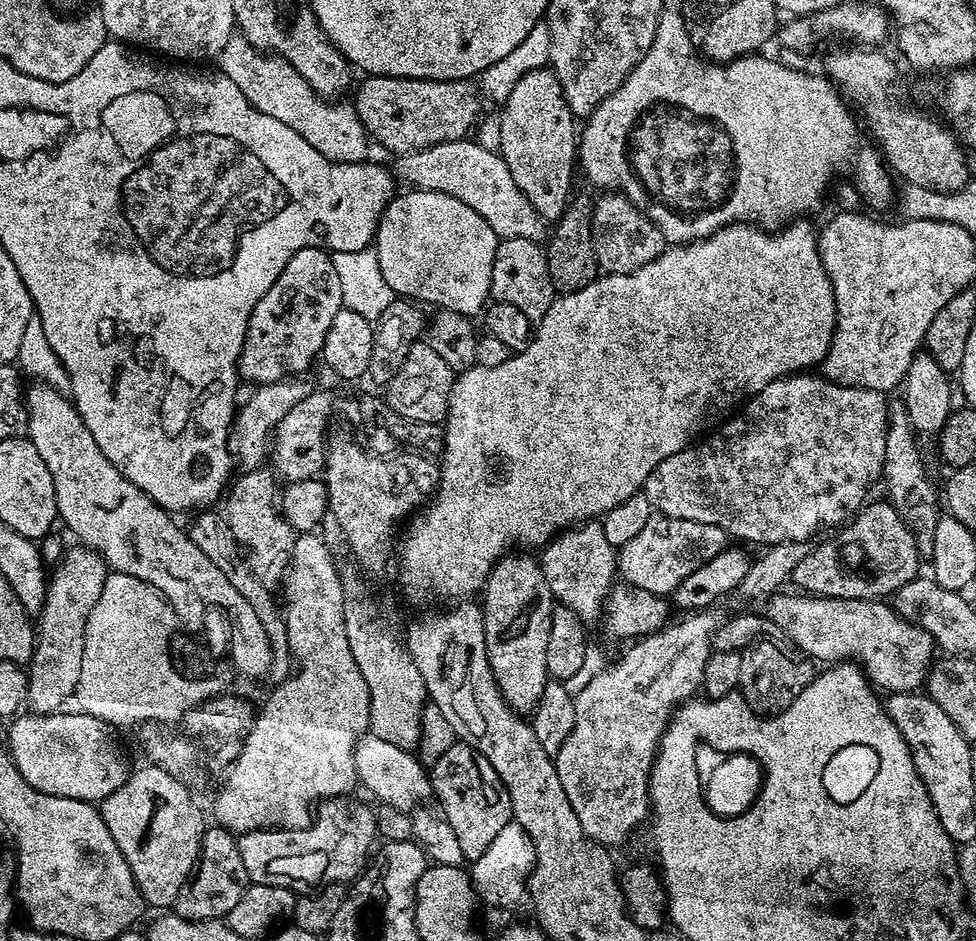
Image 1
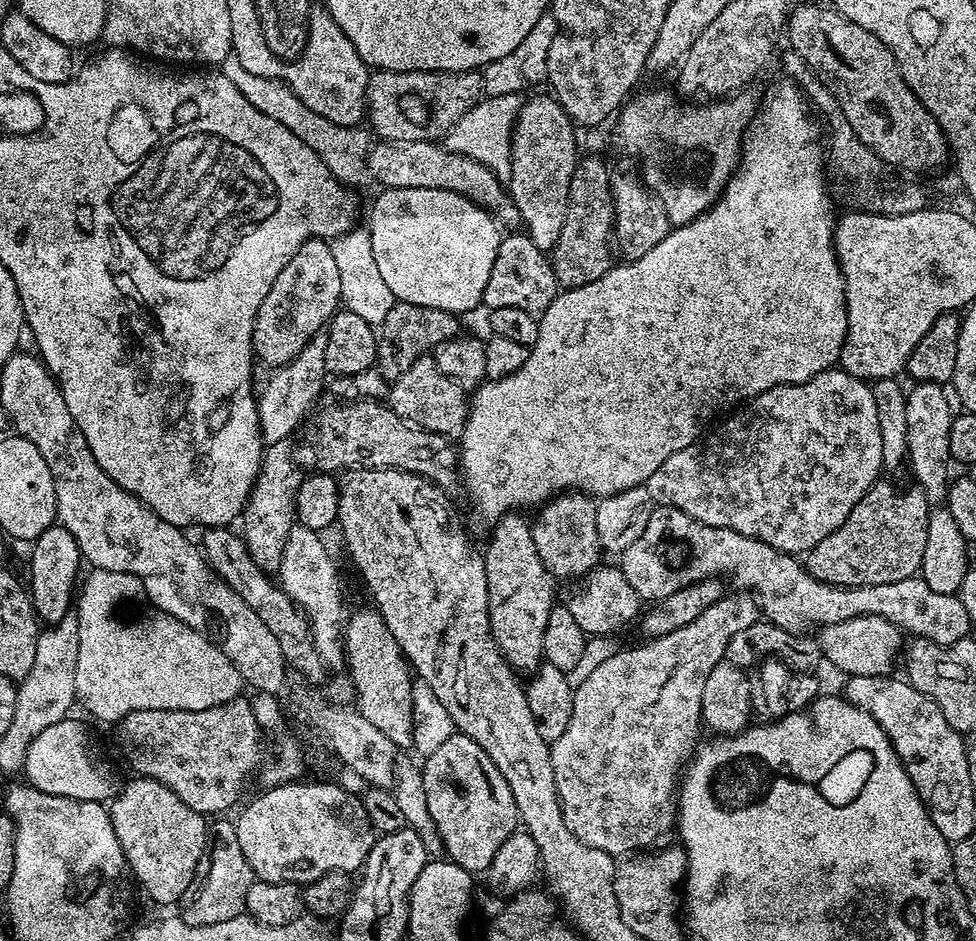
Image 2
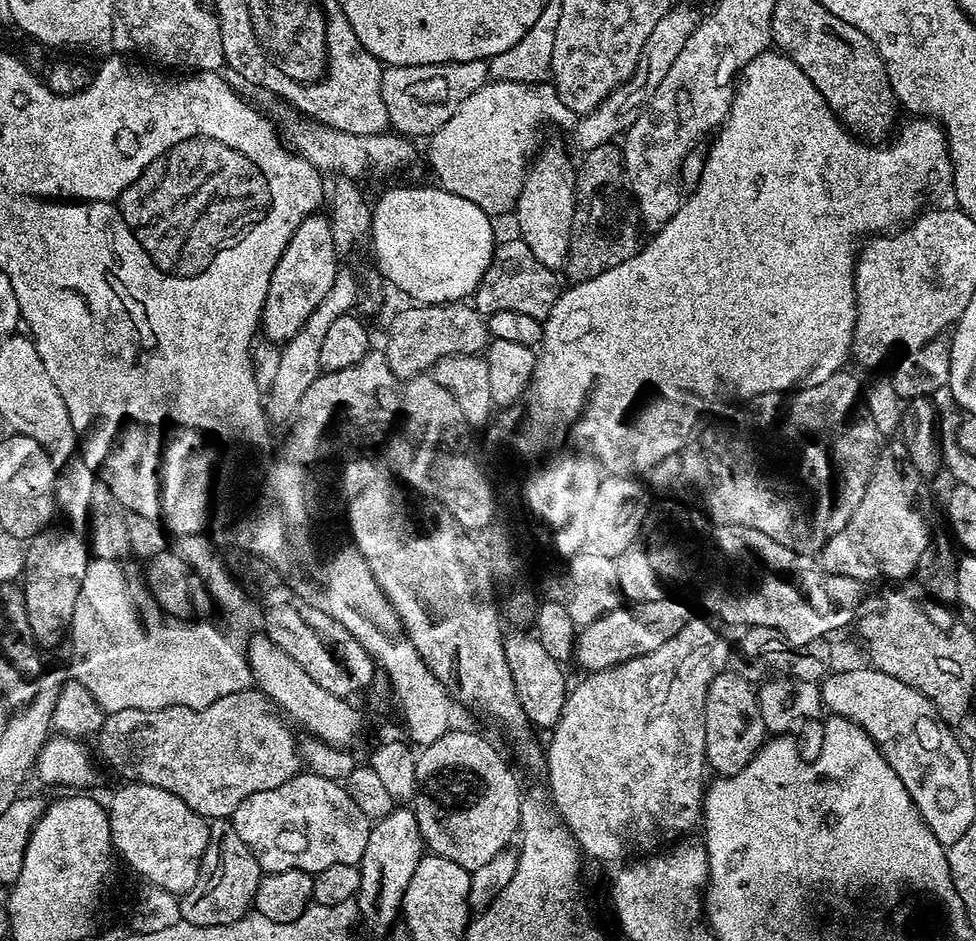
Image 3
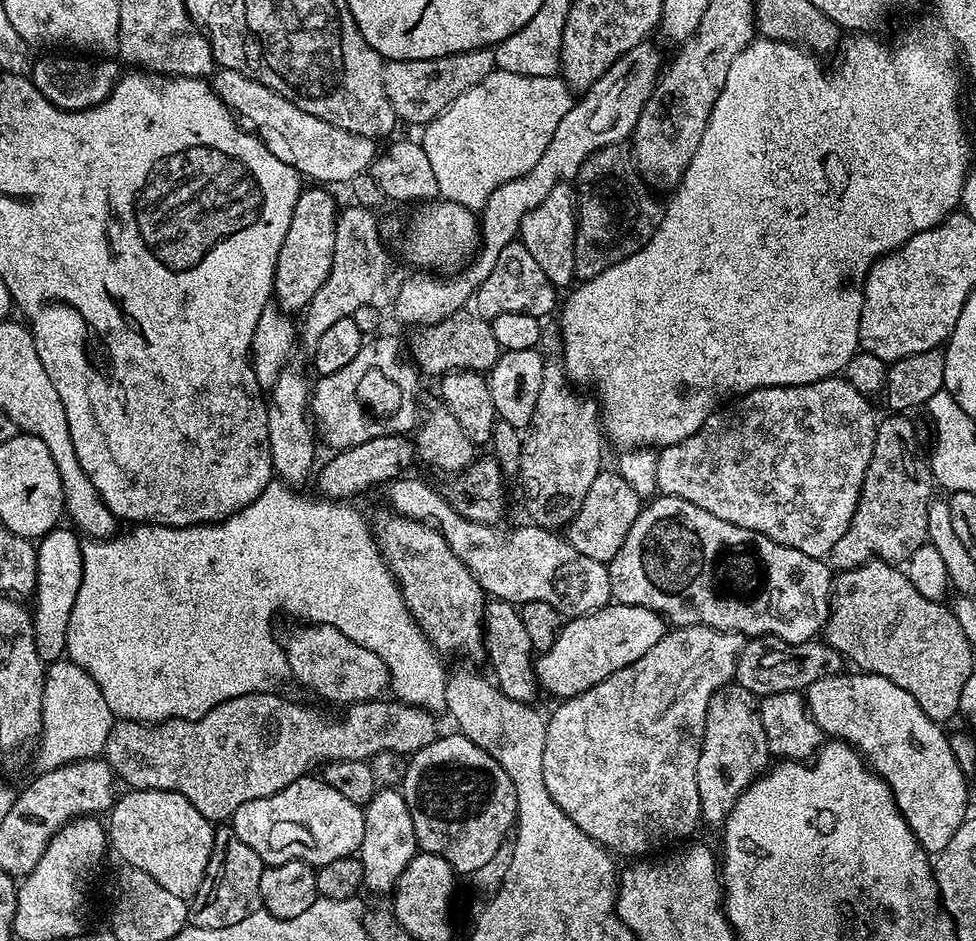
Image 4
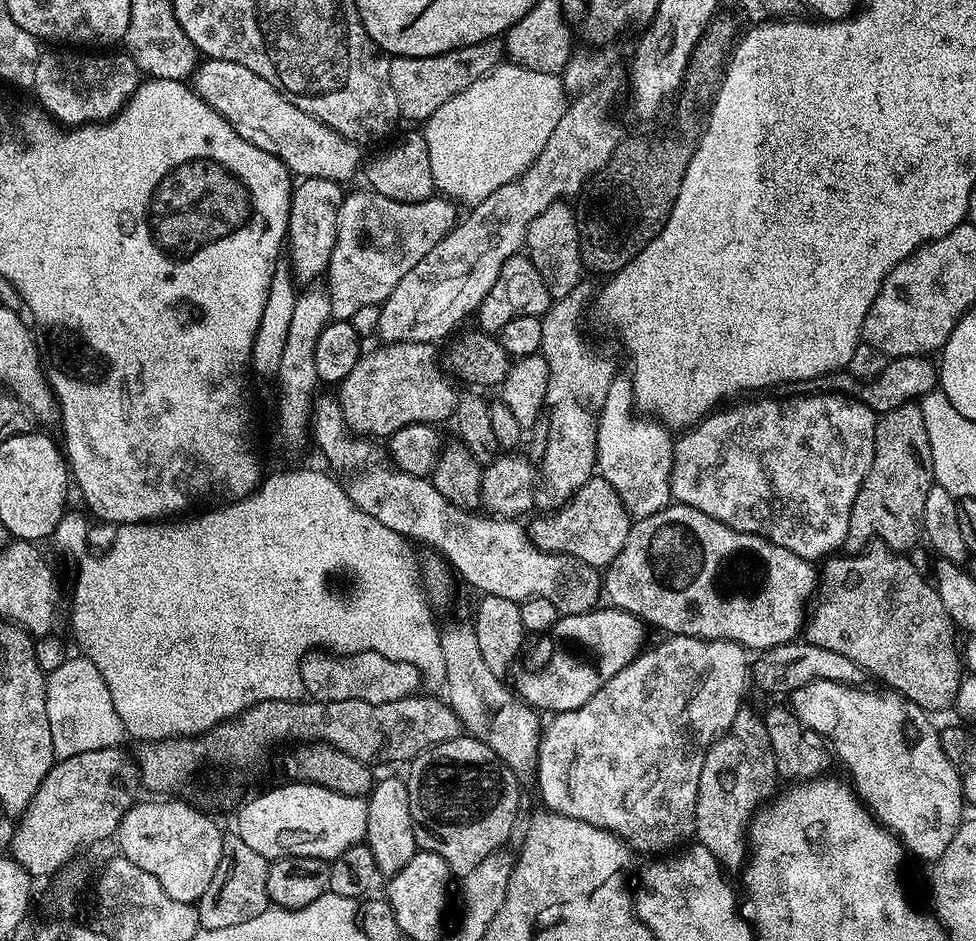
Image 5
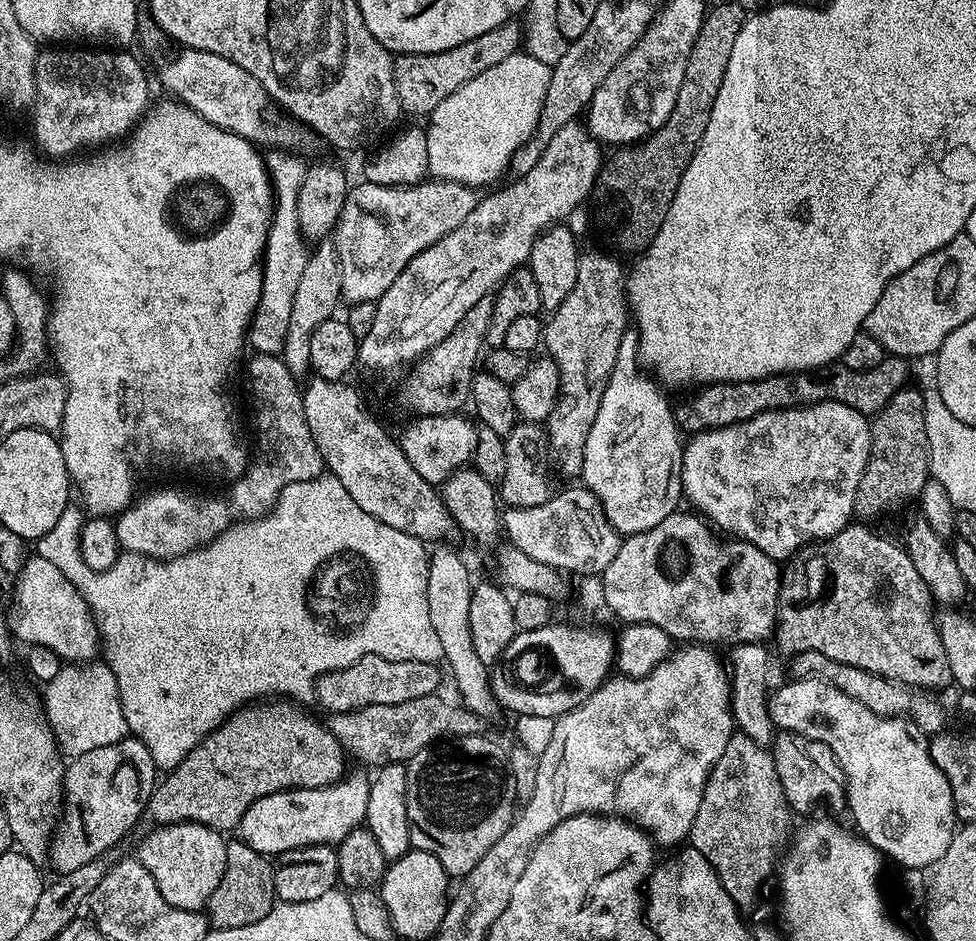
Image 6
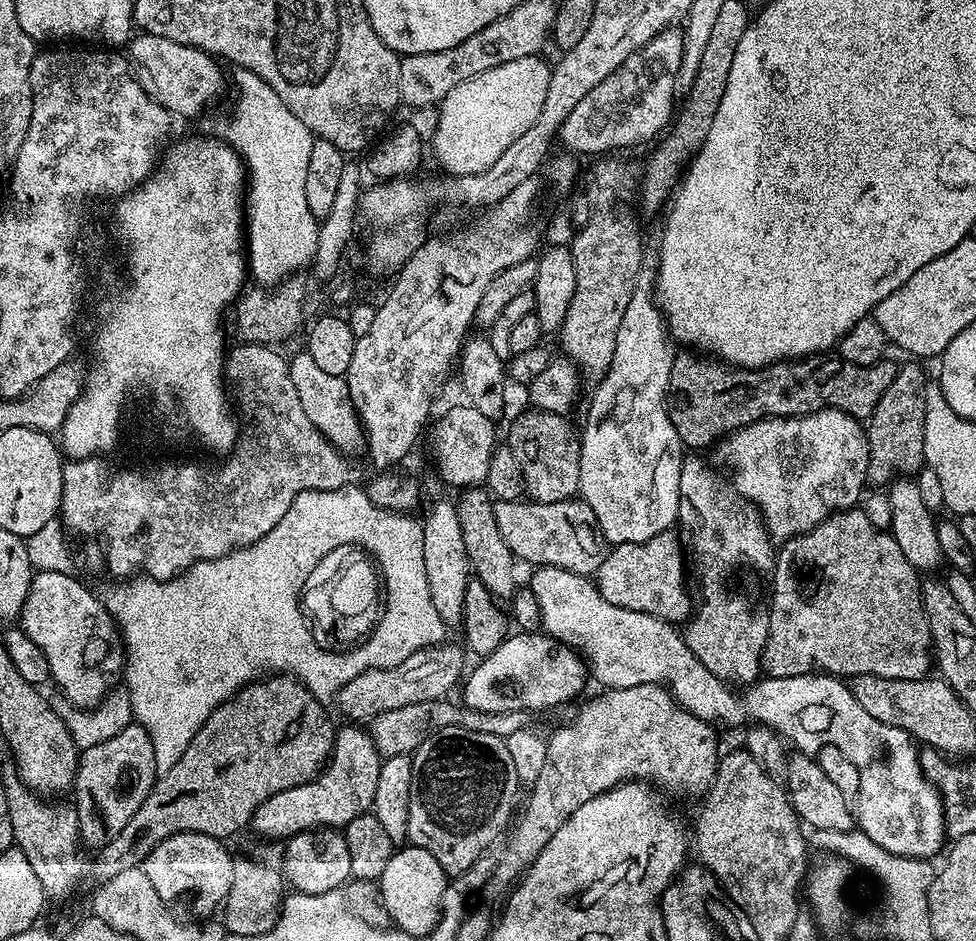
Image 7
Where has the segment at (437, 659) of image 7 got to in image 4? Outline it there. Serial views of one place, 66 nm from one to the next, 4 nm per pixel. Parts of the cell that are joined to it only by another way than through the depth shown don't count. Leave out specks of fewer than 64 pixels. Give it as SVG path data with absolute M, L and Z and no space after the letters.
M308 624L296 628L288 637L283 637L284 653L288 656L288 670L292 678L304 687L309 688L316 696L329 700L332 704L347 706L361 704L367 700L378 700L385 695L390 673L386 662L358 646L346 634L342 634L329 624Z

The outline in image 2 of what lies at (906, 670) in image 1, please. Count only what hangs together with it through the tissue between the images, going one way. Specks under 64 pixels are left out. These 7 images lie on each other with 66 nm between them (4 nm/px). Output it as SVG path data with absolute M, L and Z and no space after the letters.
M855 616L854 618L846 618L844 622L838 622L837 624L823 625L823 627L819 629L819 632L820 634L818 634L818 641L820 645L821 657L823 657L825 661L829 660L834 667L841 668L841 670L844 671L844 674L847 674L848 676L887 676L893 671L891 668L894 667L895 664L897 667L898 657L902 652L902 644L900 648L900 636L902 637L902 632L901 629L897 628L895 624L892 624L886 618L882 618L881 616Z

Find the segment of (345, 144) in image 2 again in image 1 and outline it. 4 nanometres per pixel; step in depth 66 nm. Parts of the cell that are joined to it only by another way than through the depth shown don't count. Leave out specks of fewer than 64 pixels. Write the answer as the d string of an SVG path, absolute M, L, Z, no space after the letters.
M234 34L218 55L218 62L219 71L230 78L230 82L234 82L242 94L246 94L250 103L262 110L262 114L270 114L270 118L286 122L286 126L302 134L302 138L306 138L306 142L310 142L318 154L343 164L369 159L370 137L365 132L355 107L351 103L340 104L344 102L333 102L317 96L306 78L302 78L302 74L298 74L298 70L294 70L288 60L255 48L245 36Z

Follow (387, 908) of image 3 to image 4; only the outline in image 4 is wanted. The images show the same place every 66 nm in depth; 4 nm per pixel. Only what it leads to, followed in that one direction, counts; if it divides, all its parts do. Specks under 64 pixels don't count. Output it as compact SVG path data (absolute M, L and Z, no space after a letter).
M392 786L381 787L363 809L364 833L358 855L364 870L364 883L367 891L391 893L396 887L396 879L418 851L414 818L410 818L410 806L406 806L403 791Z

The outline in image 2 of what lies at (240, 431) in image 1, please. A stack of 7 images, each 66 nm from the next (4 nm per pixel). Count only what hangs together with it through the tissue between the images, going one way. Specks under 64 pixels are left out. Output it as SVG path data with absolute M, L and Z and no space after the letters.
M323 332L315 335L290 363L275 369L269 375L266 389L257 395L260 435L265 445L287 440L293 435L292 432L319 396L327 378L326 336Z

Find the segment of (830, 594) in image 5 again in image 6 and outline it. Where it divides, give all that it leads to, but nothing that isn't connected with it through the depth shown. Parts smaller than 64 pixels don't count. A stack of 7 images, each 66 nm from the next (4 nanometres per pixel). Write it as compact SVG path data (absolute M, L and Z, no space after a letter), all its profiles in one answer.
M850 522L829 540L807 549L810 559L820 560L820 568L814 569L812 576L808 576L806 569L796 568L792 576L783 577L774 641L787 658L804 651L817 651L835 662L861 667L909 688L940 690L952 680L952 674L936 625L937 613L932 610L932 591L922 582L922 574L918 574L914 562L910 562L907 548L856 523L860 522Z

